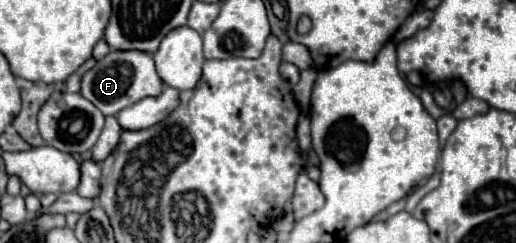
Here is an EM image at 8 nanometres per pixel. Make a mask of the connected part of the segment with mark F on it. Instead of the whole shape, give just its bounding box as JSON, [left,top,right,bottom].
[81,51,163,115]

